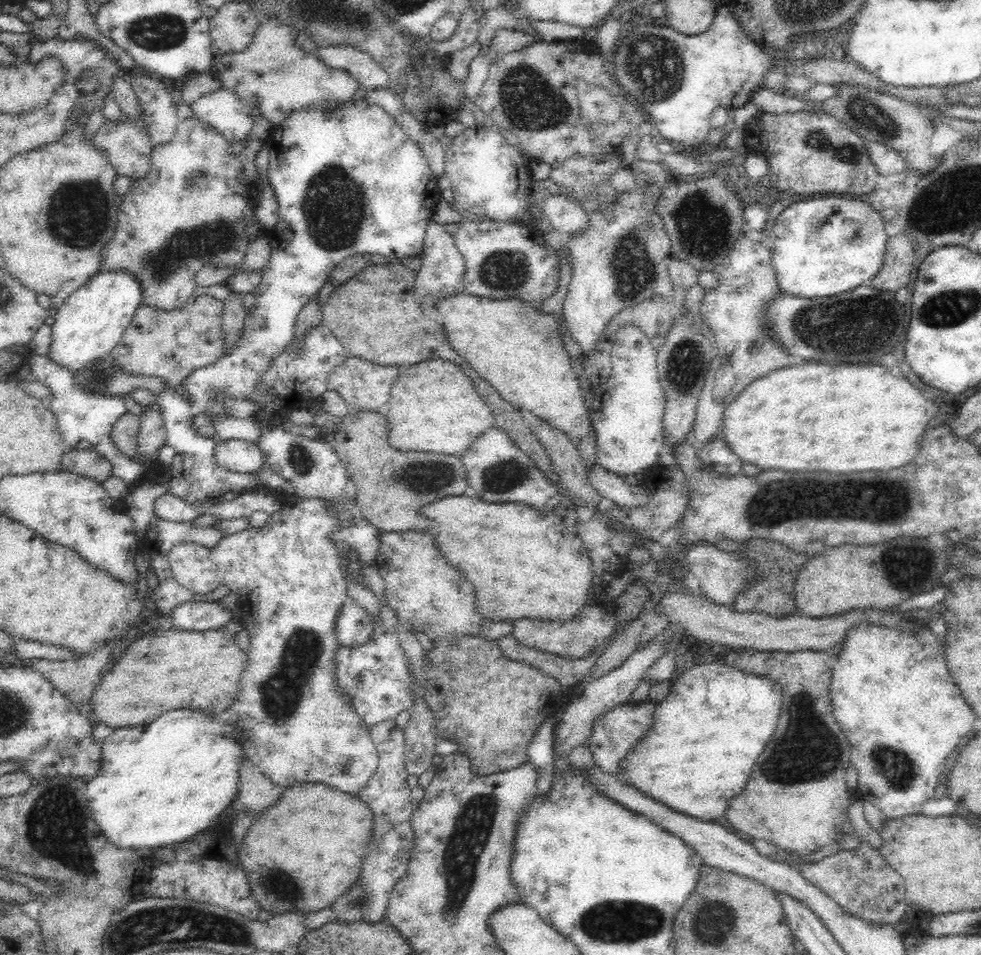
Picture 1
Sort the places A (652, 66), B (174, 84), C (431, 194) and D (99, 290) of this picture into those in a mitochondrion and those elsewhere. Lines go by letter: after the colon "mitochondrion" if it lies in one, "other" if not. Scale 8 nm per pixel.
A: mitochondrion
B: other
C: other
D: other

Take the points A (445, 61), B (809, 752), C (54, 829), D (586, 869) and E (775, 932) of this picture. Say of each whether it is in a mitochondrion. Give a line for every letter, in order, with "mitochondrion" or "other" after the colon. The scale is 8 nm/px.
A: other
B: mitochondrion
C: mitochondrion
D: other
E: other

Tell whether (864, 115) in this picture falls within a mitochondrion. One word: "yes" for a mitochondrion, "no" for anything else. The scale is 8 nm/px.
yes

